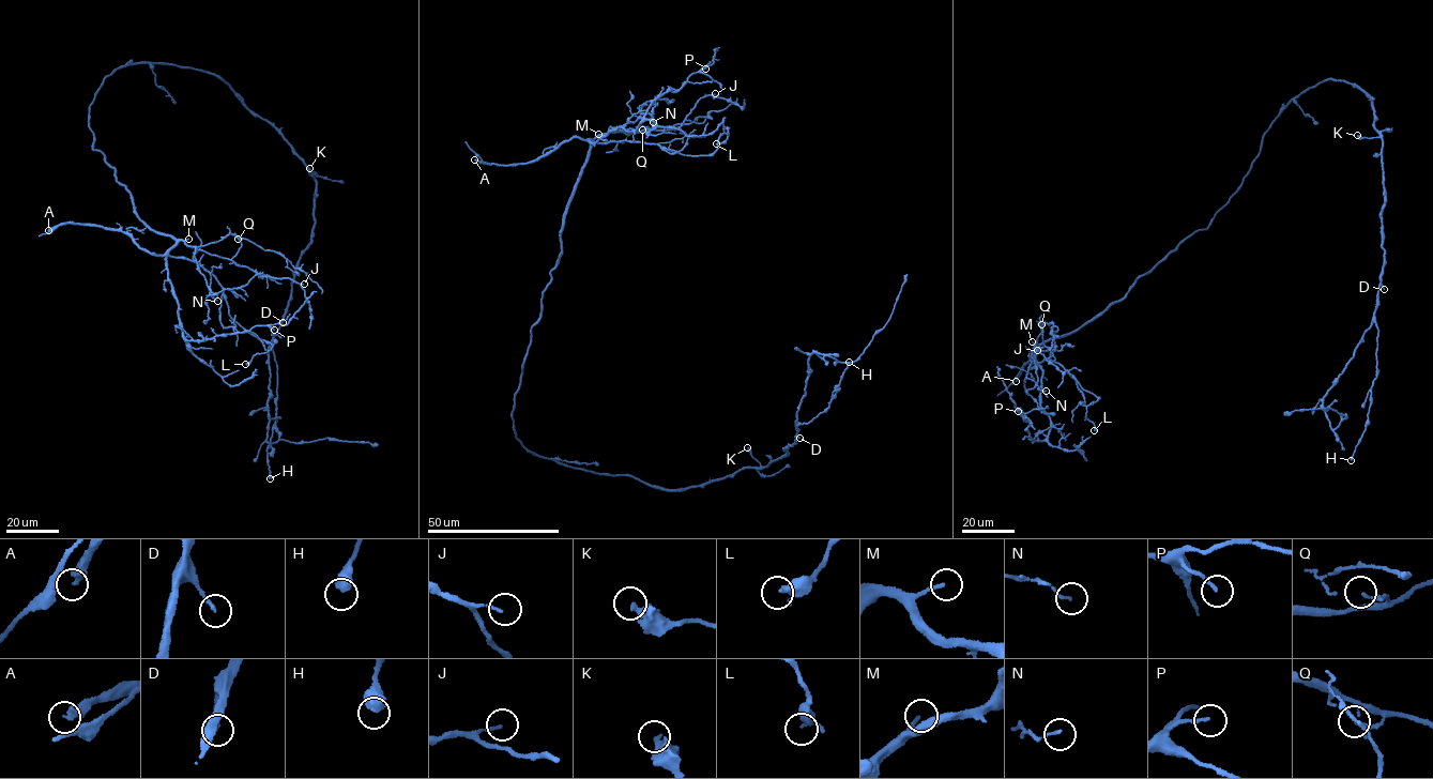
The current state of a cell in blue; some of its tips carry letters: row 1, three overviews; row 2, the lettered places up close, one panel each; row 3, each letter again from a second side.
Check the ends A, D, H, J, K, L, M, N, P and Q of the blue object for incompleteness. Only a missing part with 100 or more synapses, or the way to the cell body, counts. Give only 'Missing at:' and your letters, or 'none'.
Missing at: A, M

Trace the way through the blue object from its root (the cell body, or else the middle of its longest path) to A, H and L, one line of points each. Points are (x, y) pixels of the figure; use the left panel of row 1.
A: (149, 63), (105, 78), (88, 124), (93, 149), (139, 218), (176, 244), (158, 255), (105, 227), (48, 230)
H: (149, 63), (223, 78), (316, 182), (311, 243), (272, 341), (277, 386), (270, 478)
L: (149, 63), (105, 78), (93, 149), (176, 240), (169, 255), (213, 274), (232, 319), (271, 344), (245, 364)

